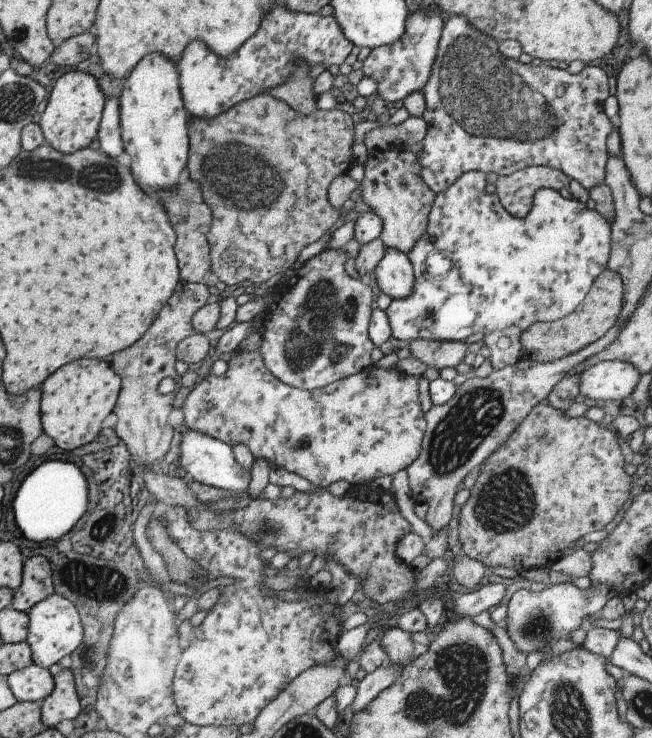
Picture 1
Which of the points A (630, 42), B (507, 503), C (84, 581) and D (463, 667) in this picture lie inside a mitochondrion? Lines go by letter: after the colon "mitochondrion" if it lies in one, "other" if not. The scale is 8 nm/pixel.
A: other
B: mitochondrion
C: mitochondrion
D: mitochondrion

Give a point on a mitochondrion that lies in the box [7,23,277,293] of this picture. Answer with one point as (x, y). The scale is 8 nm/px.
(99, 177)

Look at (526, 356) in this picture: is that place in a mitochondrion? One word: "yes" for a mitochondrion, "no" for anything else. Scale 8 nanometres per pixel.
no

